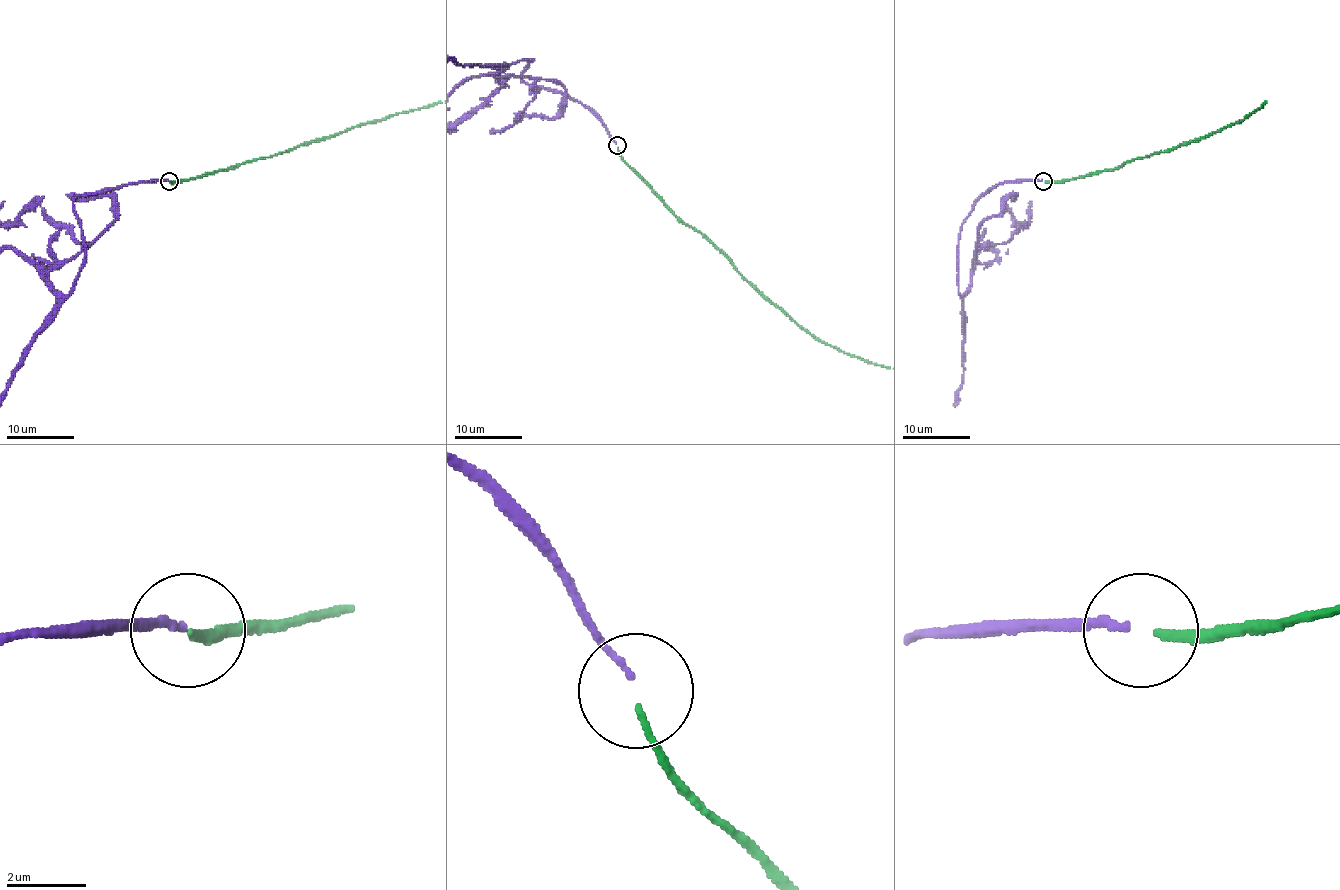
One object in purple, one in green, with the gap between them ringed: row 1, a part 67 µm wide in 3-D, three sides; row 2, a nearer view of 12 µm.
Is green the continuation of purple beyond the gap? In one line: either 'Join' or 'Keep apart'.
Join

